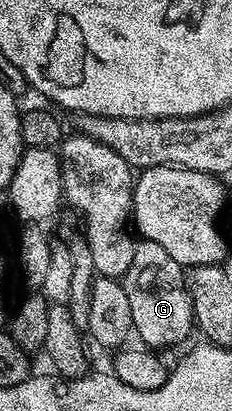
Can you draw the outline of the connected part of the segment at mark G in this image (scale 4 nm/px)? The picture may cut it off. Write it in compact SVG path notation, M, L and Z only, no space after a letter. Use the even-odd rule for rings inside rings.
M146 238L134 241L131 268L127 268L123 285L131 308L132 329L146 347L161 352L164 346L177 346L189 333L194 333L193 305L185 287L185 270L159 244Z

